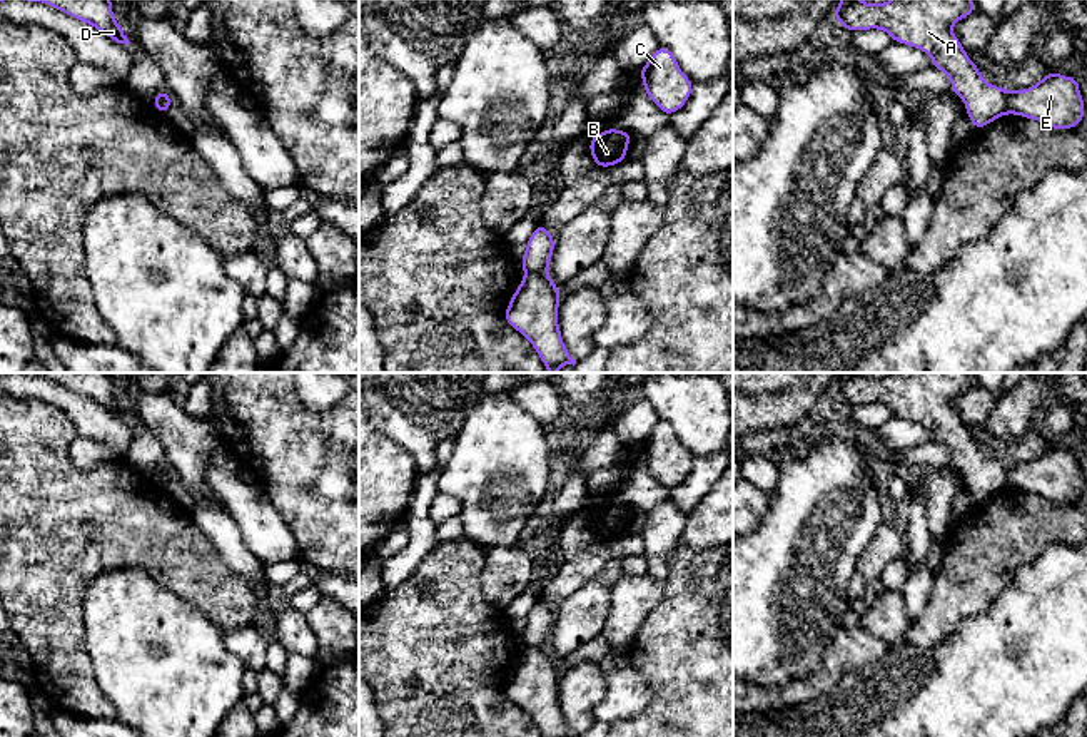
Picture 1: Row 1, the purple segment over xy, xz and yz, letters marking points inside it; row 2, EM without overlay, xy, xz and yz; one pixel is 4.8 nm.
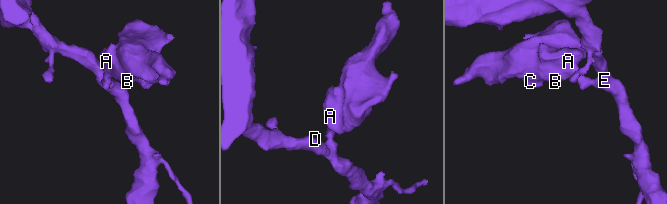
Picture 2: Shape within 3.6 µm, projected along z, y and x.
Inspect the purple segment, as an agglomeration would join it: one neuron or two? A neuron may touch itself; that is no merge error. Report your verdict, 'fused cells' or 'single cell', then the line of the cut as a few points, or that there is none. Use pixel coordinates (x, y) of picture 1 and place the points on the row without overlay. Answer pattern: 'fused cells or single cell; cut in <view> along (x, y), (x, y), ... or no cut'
fused cells; cut in xz along (526, 645), (546, 647)

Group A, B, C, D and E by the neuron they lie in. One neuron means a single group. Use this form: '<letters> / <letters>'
A B C / D E

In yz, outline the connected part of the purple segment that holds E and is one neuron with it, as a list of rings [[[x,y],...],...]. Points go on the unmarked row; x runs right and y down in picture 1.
[[[1050,446],[1034,461],[1009,466],[1007,488],[1044,496],[1057,505],[1074,503],[1085,490],[1079,455]]]

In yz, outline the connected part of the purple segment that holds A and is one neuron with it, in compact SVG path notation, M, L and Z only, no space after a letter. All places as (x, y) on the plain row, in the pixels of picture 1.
M842 373L833 386L833 393L850 406L878 403L885 404L893 416L923 424L933 435L932 441L942 445L950 453L952 468L963 475L967 491L975 505L980 505L1007 488L1009 466L983 455L980 443L968 433L963 419L953 409L952 399L973 386L972 373L892 373L885 378Z

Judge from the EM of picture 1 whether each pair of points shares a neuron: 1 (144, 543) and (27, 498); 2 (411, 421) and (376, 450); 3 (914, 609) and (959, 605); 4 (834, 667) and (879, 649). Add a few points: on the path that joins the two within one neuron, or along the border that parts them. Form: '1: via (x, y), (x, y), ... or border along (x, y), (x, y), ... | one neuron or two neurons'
1: via (116, 518), (55, 518) | one neuron
2: border along (376, 428), (398, 442), (411, 455), (416, 467) | two neurons
3: border along (935, 577), (924, 612), (909, 624) | two neurons
4: via (845, 655), (867, 652) | one neuron

